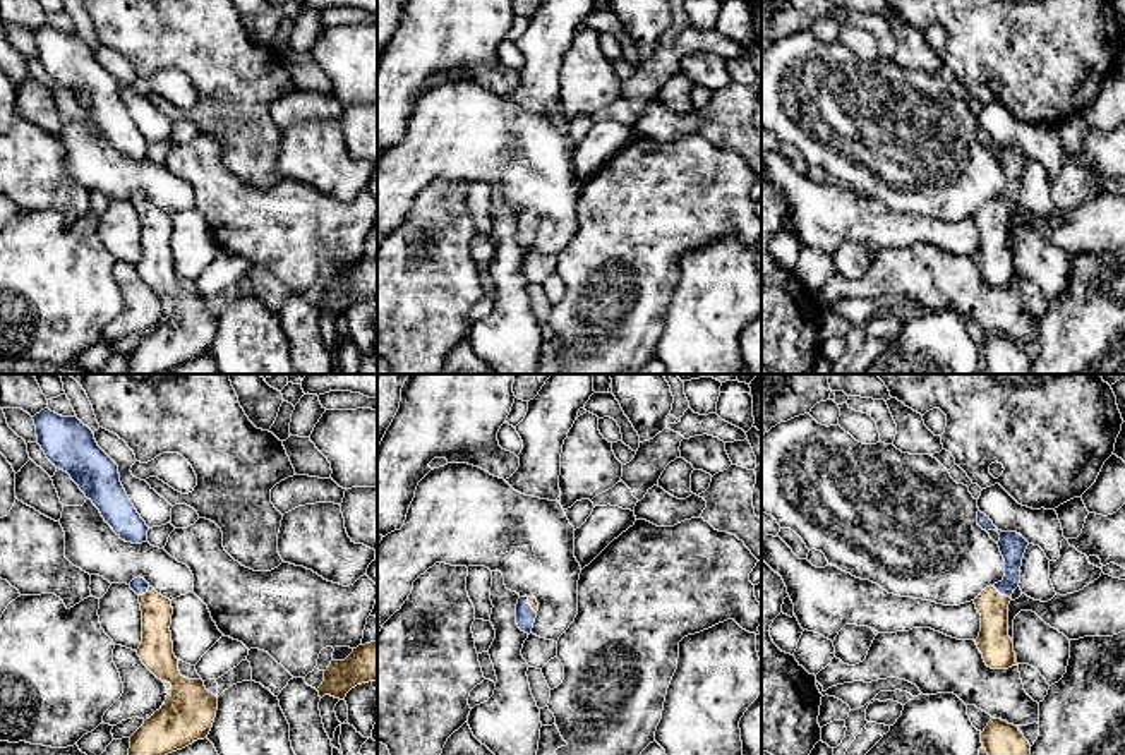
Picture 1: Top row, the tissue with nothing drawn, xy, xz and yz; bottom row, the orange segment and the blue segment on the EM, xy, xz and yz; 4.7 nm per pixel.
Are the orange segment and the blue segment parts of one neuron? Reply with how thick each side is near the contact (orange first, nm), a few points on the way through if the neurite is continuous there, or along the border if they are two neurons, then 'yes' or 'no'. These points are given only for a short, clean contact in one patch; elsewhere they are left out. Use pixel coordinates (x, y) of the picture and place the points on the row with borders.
160/130 nm | across yz (993, 642), (993, 601), (1000, 594), (1012, 579), (1012, 546) | yes

